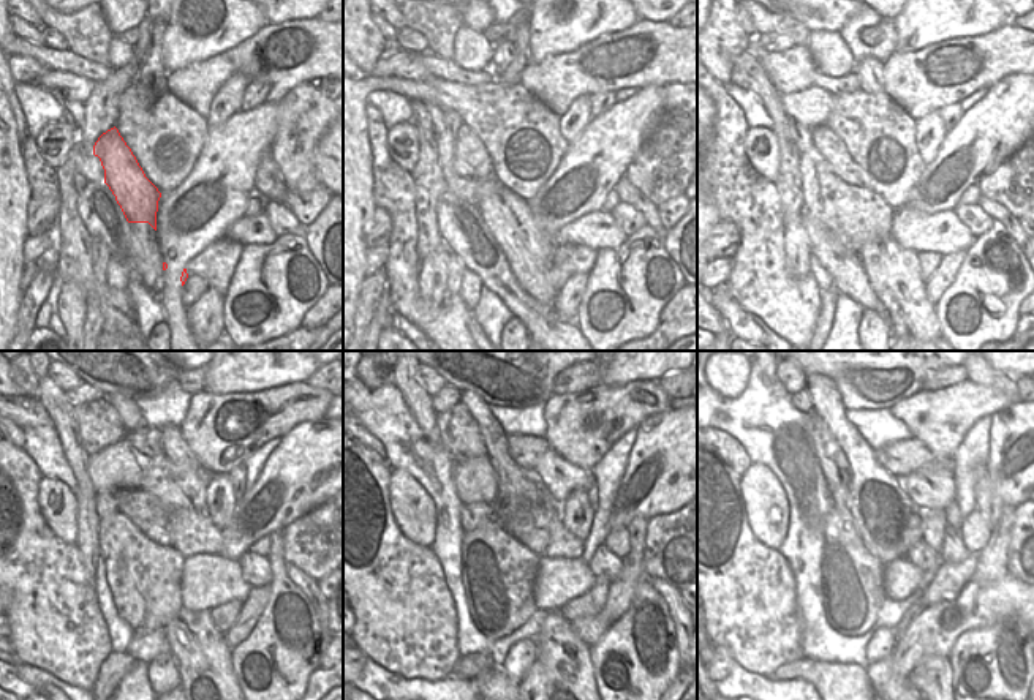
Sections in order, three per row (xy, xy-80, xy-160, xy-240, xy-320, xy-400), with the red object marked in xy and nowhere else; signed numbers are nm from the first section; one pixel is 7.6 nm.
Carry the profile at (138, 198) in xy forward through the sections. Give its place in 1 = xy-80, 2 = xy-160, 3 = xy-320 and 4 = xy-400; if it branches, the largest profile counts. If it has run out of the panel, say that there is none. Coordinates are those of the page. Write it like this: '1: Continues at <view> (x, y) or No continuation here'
1: Continues at xy-80 (527, 248)
2: Continues at xy-160 (894, 272)
3: Continues at xy-320 (566, 659)
4: Continues at xy-400 (933, 672).

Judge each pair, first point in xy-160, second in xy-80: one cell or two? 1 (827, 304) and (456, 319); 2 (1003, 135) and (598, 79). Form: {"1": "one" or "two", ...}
{"1": "two", "2": "two"}

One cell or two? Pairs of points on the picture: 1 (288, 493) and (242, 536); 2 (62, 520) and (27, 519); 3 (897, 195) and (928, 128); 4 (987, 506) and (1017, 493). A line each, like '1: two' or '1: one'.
1: one
2: two
3: two
4: two

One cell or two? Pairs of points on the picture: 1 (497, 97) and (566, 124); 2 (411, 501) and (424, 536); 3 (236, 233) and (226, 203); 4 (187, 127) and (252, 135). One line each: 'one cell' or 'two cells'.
1: two cells
2: one cell
3: two cells
4: two cells

